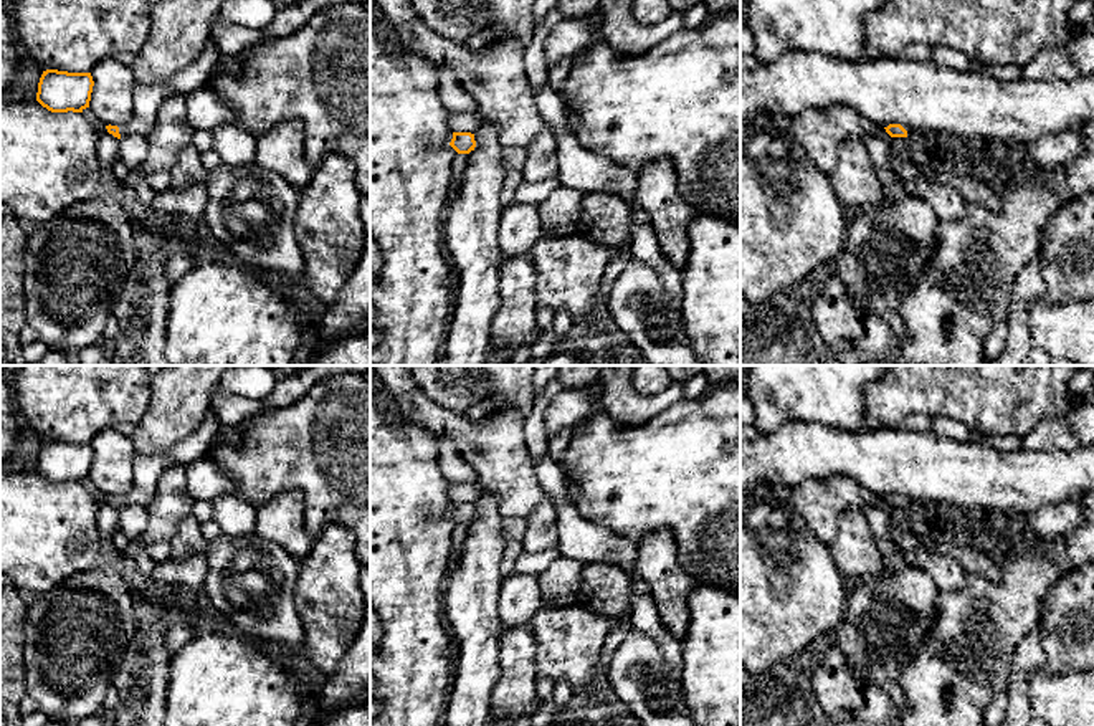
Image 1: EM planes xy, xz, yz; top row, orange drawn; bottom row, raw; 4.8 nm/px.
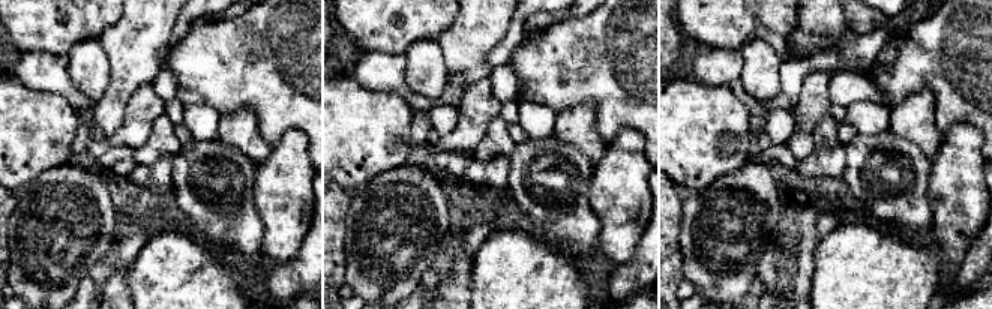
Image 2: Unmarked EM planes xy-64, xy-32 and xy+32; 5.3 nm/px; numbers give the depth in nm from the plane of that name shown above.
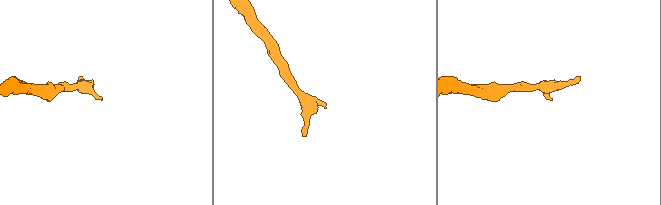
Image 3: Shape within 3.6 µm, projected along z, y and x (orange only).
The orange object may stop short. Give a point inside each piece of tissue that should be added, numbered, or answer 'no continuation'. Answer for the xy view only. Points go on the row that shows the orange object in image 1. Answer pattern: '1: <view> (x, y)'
1: xy (147, 100)

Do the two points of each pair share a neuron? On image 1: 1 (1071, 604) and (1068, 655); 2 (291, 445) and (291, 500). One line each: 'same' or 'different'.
1: same
2: different

